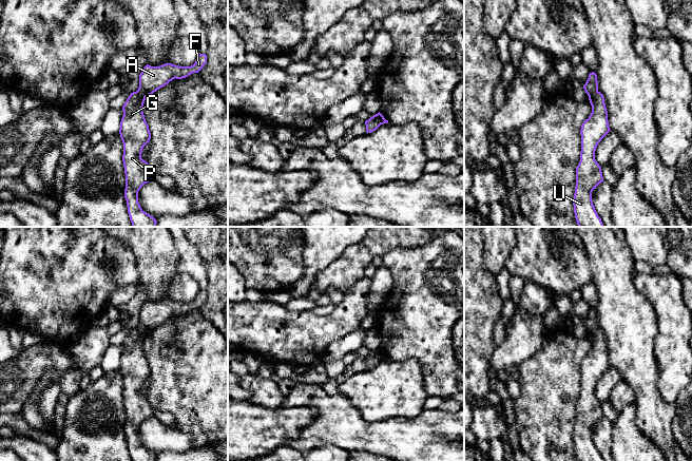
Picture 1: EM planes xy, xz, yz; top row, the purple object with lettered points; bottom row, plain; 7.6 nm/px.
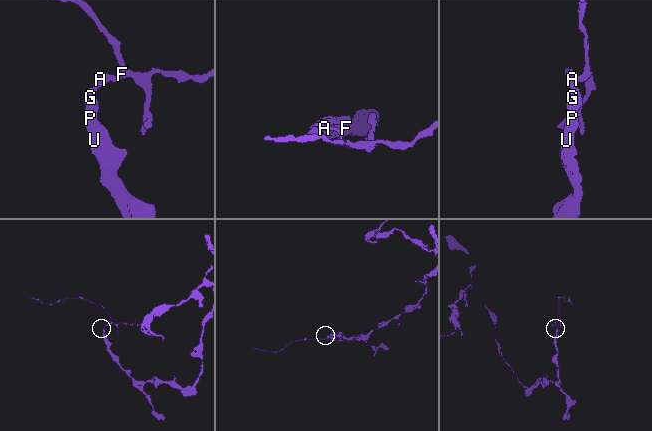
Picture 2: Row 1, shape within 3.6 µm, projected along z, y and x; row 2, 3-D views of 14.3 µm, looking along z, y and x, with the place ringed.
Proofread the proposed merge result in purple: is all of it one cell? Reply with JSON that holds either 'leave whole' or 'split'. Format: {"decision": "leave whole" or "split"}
{"decision": "split"}

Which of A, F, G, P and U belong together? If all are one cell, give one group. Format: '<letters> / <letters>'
A F / G P U

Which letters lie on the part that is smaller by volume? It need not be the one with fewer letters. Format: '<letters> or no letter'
A, F

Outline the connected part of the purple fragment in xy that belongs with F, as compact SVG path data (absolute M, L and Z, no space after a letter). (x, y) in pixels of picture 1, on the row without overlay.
M198 291L195 300L191 303L179 303L172 300L165 300L159 303L147 301L139 311L139 323L137 328L148 333L173 315L182 315L193 309L198 309L207 300L207 291Z

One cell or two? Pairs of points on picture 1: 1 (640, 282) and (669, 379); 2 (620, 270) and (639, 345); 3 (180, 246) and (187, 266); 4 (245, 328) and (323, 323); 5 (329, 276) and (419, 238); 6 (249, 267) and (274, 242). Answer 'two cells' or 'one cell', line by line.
1: one cell
2: one cell
3: one cell
4: one cell
5: one cell
6: one cell

